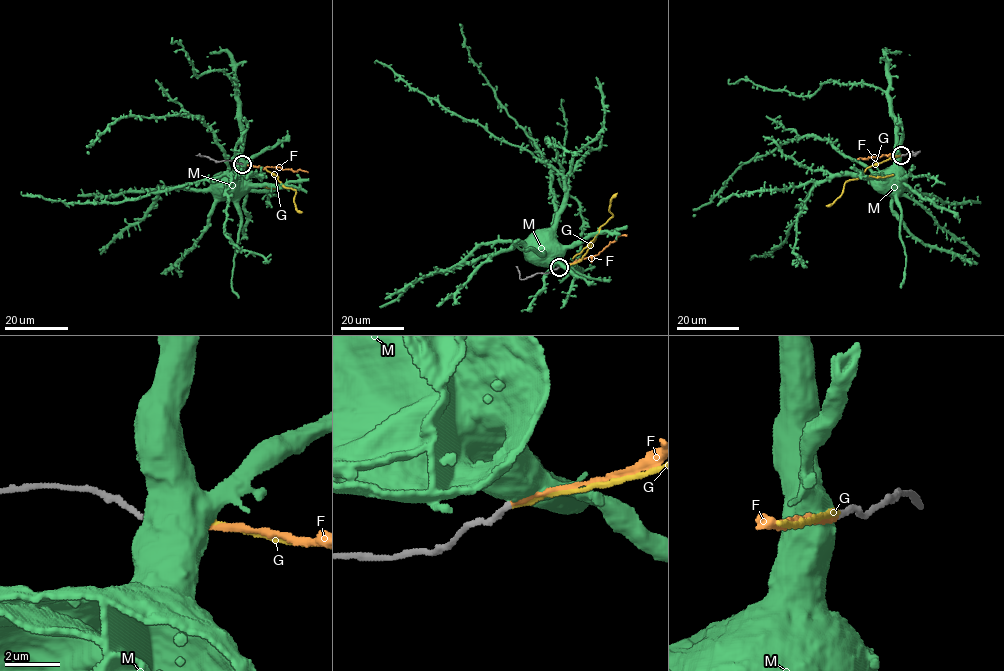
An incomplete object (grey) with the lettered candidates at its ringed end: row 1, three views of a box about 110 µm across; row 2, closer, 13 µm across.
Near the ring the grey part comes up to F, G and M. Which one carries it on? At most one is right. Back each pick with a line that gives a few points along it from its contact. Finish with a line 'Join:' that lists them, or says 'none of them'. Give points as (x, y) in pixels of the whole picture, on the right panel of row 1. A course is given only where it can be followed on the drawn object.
F: via (901, 155), (859, 159)
Join: F

